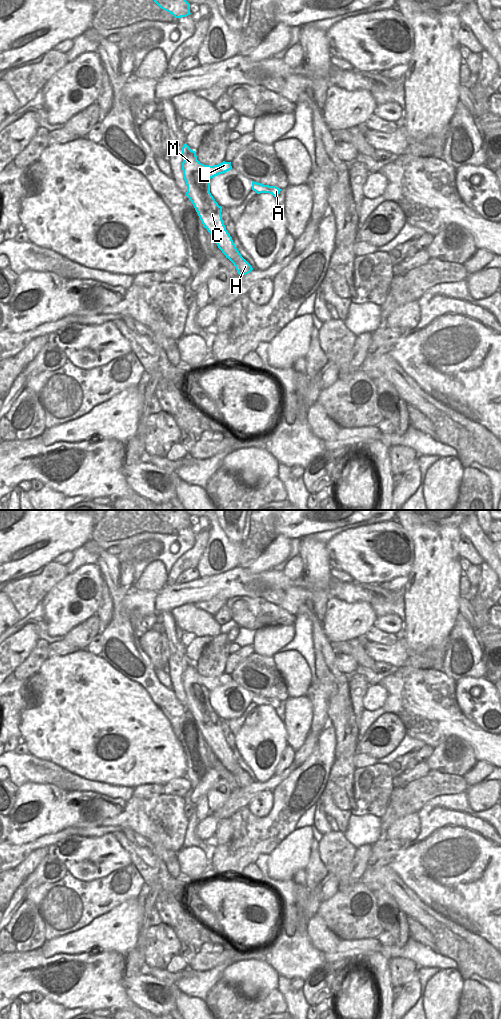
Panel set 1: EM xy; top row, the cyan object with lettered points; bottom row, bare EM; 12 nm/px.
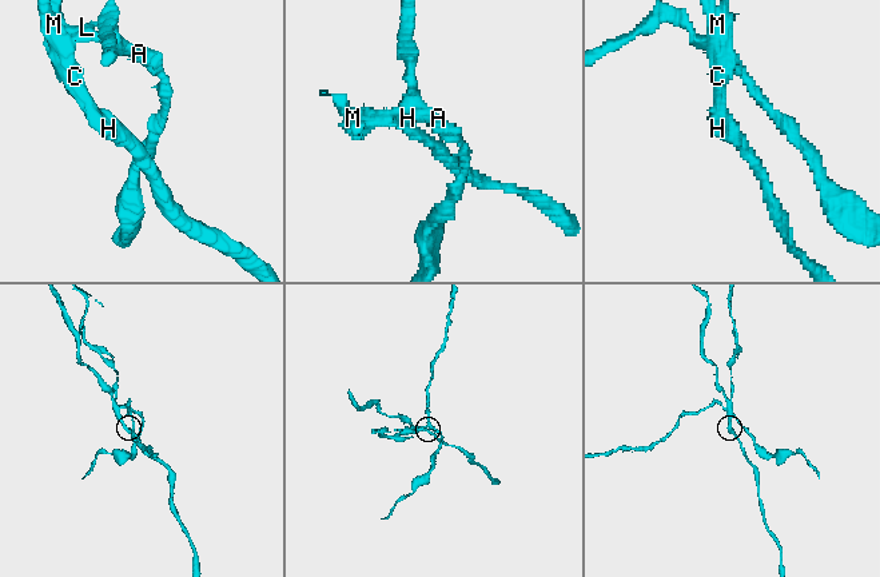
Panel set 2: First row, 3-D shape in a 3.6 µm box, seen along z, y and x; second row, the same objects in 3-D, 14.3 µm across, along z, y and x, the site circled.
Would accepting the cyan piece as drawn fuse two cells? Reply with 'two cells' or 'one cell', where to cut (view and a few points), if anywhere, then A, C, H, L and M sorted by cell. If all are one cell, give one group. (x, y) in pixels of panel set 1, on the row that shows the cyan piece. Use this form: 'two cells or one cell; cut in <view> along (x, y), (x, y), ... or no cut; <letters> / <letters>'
two cells; cut in xy along (198, 162), (198, 168), (209, 179); A L / C H M

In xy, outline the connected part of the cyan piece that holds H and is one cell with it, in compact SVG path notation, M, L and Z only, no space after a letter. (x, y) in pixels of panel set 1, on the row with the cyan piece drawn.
M193 154L182 162L184 180L187 185L186 196L193 204L203 227L212 235L218 248L235 266L239 275L250 273L252 266L241 256L232 237L226 230L218 205L210 193L210 179L198 169L199 161Z

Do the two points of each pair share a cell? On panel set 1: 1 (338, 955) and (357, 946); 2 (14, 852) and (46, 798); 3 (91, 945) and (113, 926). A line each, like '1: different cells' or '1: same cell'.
1: same cell
2: different cells
3: same cell

